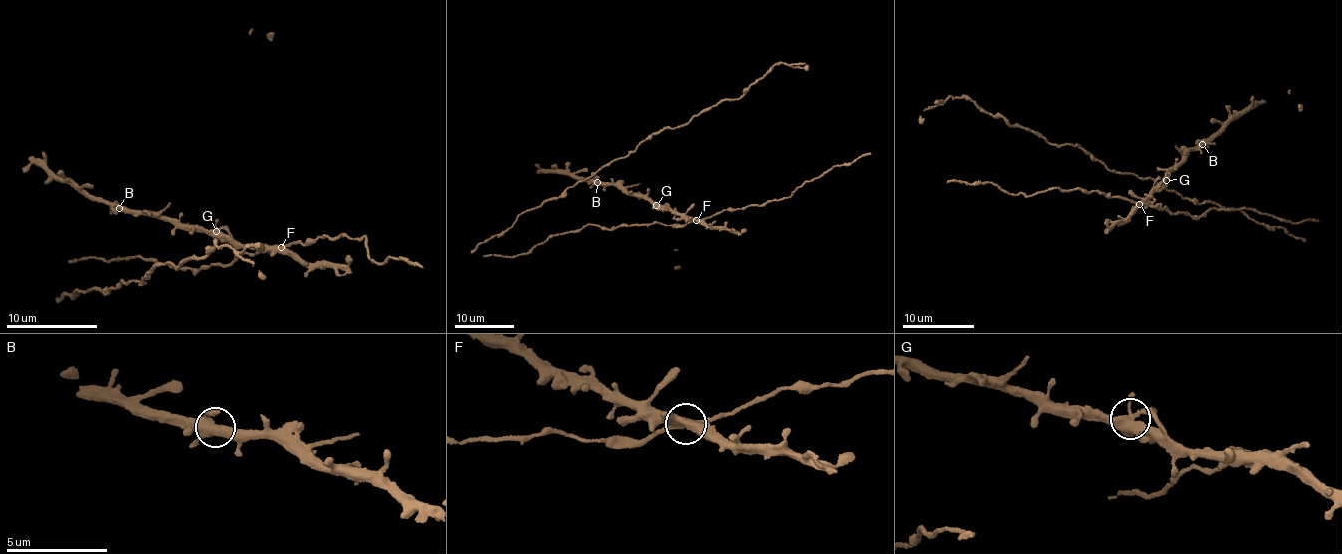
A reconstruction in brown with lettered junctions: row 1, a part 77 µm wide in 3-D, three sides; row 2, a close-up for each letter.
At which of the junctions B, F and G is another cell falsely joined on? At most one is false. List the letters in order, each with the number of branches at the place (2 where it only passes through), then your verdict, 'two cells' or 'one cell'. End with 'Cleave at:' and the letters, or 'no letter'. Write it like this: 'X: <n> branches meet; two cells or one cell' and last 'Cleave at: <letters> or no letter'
B: 4 branches meet; one cell
F: 4 branches meet; one cell
G: 4 branches meet; one cell
Cleave at: no letter

